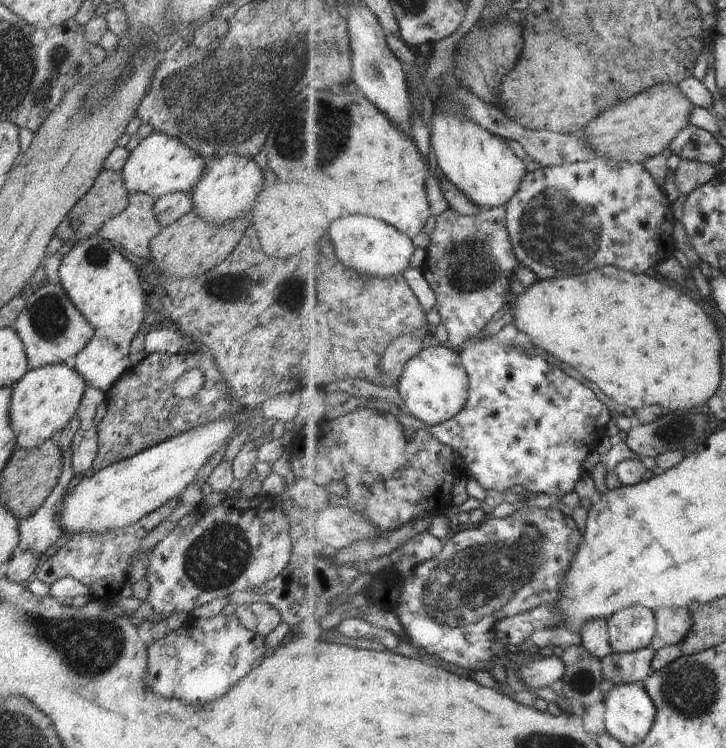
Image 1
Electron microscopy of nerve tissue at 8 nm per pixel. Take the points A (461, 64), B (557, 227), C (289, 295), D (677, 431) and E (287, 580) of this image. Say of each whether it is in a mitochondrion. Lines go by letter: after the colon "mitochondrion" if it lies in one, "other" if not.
A: other
B: mitochondrion
C: mitochondrion
D: mitochondrion
E: other

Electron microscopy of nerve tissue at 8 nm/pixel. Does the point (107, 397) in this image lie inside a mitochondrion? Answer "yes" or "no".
no

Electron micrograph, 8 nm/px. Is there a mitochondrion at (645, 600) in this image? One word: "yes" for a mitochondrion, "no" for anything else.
no

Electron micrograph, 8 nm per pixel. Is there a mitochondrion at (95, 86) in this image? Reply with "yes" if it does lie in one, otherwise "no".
no

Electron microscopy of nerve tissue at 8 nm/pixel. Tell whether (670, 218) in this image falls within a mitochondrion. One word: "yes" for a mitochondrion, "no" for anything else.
no

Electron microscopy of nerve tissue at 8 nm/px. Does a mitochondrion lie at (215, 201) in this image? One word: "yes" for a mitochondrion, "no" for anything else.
no

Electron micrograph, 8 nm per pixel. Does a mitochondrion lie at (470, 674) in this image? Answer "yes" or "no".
no

